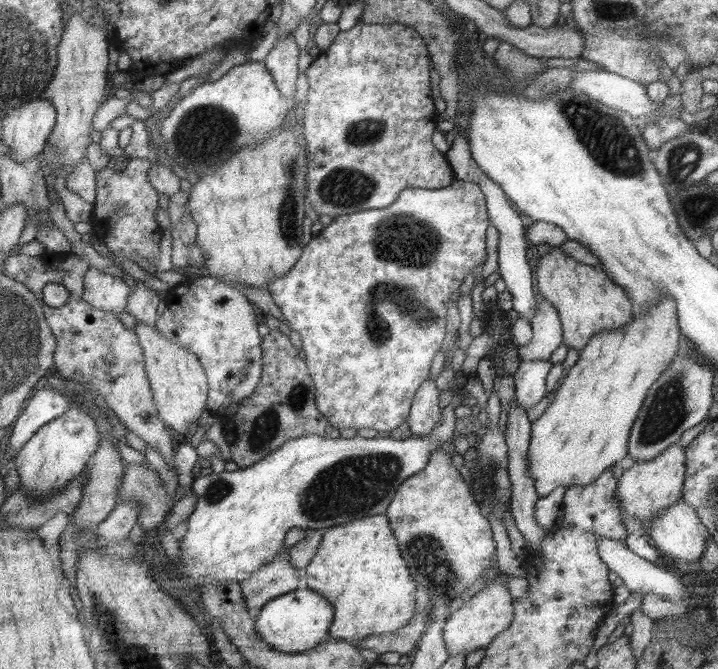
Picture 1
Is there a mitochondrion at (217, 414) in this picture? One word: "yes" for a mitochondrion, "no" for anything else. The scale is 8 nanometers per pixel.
no

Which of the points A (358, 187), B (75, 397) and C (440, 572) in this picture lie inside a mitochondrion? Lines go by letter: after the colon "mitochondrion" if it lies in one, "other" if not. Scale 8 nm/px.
A: mitochondrion
B: other
C: mitochondrion

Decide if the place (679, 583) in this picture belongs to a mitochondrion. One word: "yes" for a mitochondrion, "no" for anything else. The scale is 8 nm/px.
no

